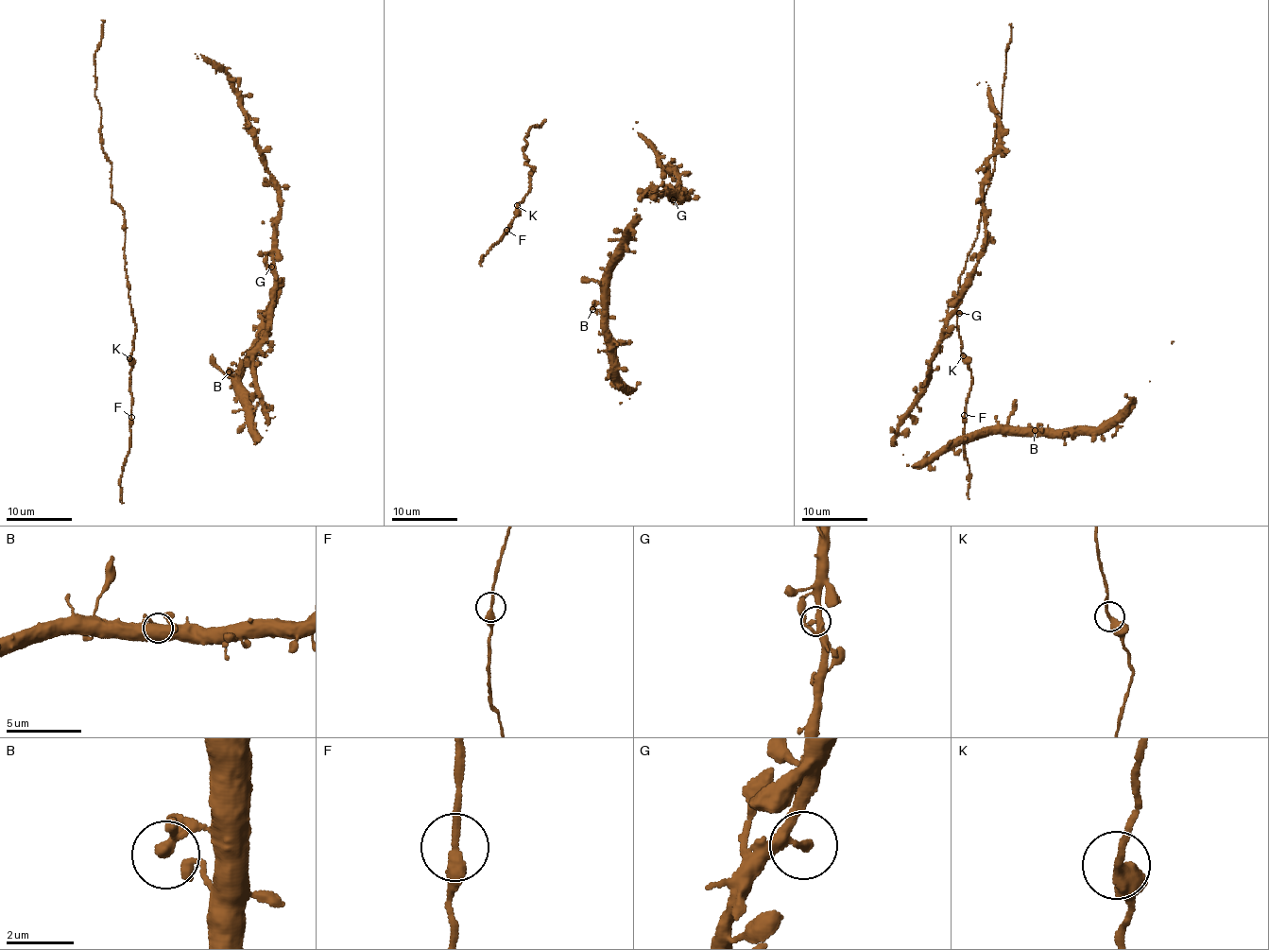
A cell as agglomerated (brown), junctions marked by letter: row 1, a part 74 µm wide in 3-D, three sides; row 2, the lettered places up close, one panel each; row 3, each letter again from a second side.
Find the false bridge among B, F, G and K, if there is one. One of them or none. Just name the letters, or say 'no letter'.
no letter

